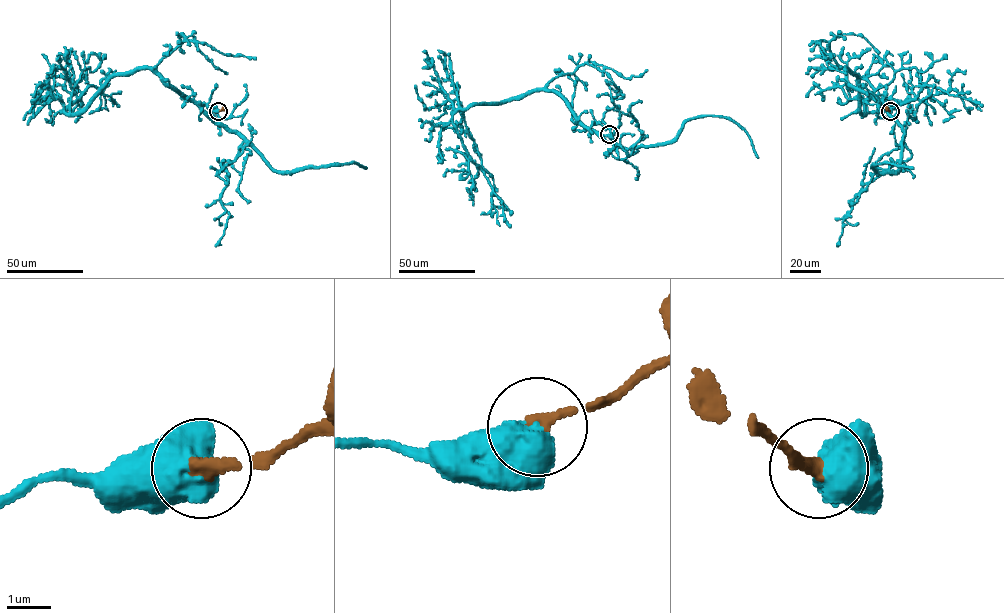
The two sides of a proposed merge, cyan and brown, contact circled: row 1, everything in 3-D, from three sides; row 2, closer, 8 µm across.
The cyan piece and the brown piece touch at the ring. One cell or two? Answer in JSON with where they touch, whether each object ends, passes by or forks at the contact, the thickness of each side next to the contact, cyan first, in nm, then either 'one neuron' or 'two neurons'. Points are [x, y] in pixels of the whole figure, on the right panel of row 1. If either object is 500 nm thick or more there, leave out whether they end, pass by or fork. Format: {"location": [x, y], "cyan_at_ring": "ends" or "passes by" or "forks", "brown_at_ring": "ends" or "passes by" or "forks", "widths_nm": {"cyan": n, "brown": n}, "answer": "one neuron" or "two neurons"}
{"location": [890, 111], "widths_nm": {"cyan": 850, "brown": 320}, "answer": "one neuron"}

